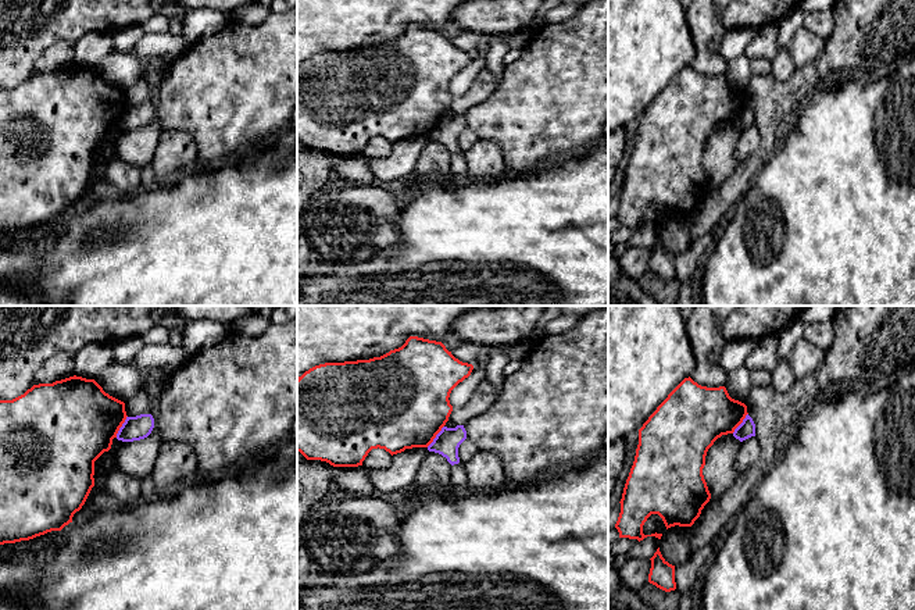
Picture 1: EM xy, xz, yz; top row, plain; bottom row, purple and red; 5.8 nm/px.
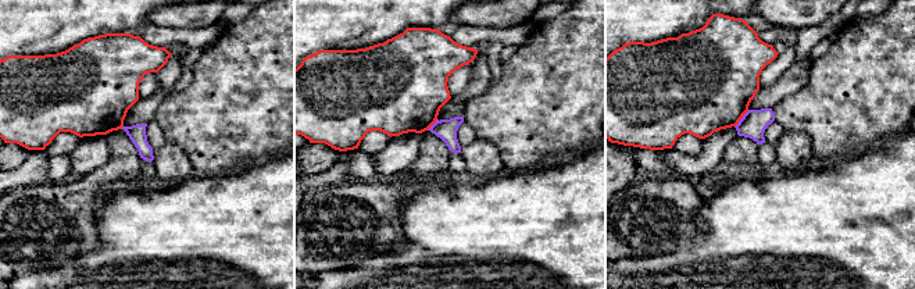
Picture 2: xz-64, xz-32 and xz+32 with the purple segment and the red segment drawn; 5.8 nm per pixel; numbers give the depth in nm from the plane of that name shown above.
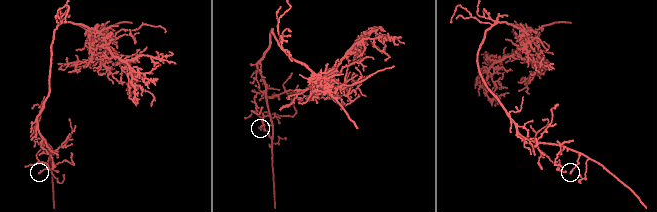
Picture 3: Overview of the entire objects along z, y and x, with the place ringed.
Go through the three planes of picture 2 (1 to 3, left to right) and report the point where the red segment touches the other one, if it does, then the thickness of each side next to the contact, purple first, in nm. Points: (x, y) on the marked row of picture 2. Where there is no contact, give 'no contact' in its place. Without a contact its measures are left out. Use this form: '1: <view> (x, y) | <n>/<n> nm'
1: no contact
2: xz-32 (433, 124) | 120/460 nm
3: xz+32 (742, 118) | 150/480 nm

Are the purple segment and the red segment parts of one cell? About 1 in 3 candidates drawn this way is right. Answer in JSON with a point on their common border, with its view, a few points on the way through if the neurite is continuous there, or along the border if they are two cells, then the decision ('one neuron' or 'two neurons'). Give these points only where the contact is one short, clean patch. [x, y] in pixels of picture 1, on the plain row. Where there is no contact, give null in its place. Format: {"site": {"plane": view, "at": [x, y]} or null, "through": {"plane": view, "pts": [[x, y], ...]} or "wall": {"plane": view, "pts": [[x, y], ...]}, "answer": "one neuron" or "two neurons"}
{"site": {"plane": "xy", "at": [121, 116]}, "wall": {"plane": "xy", "pts": [[127, 104], [115, 125]]}, "answer": "two neurons"}

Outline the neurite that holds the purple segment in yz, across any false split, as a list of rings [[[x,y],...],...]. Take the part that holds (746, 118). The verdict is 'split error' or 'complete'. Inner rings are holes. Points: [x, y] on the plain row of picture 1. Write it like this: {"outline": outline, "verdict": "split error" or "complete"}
{"outline": [[[747,103],[743,111],[734,118],[733,125],[740,131],[755,125],[755,113],[753,107]]], "verdict": "complete"}

